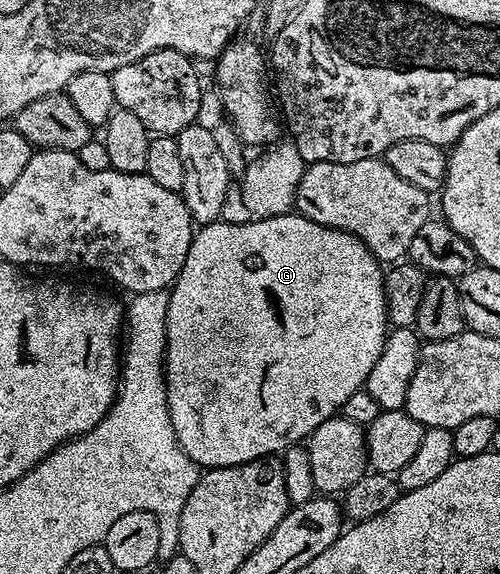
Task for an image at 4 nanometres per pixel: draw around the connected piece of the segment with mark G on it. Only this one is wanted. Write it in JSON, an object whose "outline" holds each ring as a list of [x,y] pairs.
{"outline":[[[297,212],[281,214],[275,218],[246,220],[250,222],[238,223],[226,221],[207,222],[195,233],[192,244],[188,248],[188,256],[182,265],[182,270],[178,273],[178,278],[174,281],[174,285],[169,287],[168,301],[166,304],[166,399],[168,400],[168,408],[170,409],[170,419],[172,420],[172,428],[176,432],[178,443],[199,468],[224,468],[225,466],[244,464],[257,458],[277,455],[279,452],[285,451],[286,447],[299,445],[303,440],[309,439],[310,433],[316,427],[324,424],[324,420],[335,417],[341,411],[342,405],[346,403],[348,396],[352,396],[352,392],[356,392],[365,387],[368,372],[372,372],[372,364],[376,364],[376,360],[380,360],[380,352],[384,348],[388,333],[384,266],[383,263],[374,257],[374,253],[363,244],[361,238],[352,236],[346,230],[337,230],[336,228],[328,228],[324,224],[316,224]]]}

